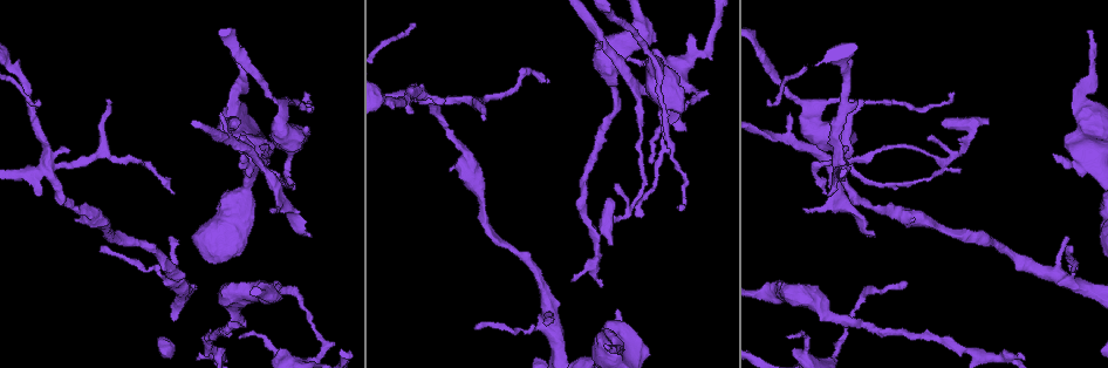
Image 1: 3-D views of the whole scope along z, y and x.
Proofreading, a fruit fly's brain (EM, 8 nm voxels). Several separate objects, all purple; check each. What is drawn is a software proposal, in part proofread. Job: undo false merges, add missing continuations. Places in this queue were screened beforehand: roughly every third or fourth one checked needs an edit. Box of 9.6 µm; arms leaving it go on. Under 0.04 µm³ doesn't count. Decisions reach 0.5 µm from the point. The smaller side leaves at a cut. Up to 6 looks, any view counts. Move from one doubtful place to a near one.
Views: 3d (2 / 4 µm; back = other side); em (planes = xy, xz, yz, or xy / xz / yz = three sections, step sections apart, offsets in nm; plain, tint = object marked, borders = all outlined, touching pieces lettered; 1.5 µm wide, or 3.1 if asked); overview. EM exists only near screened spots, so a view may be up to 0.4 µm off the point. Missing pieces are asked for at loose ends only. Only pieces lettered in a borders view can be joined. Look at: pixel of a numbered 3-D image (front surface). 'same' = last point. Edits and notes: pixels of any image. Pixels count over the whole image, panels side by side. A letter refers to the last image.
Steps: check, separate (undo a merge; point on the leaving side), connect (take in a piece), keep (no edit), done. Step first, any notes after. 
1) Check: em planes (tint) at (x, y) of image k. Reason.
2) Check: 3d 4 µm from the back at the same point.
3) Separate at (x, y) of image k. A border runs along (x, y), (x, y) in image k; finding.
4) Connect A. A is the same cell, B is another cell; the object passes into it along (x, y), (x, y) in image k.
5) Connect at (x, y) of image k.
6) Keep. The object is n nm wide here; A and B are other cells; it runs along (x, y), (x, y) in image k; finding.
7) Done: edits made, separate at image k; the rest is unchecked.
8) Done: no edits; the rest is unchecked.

Check: em planes (borders) at (837, 168) of image 1. Four arms meet.

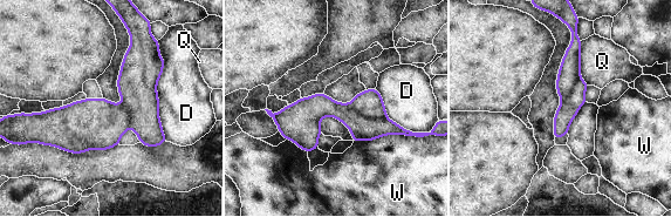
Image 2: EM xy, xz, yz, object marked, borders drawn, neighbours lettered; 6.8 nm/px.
Separate at (362, 128) of image 2. D, Q and W are other cells; the part that leaves runs along (275, 116), (341, 110), (362, 128), (401, 130) in image 2; a second cell is stuck on.

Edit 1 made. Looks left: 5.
Check: overview.

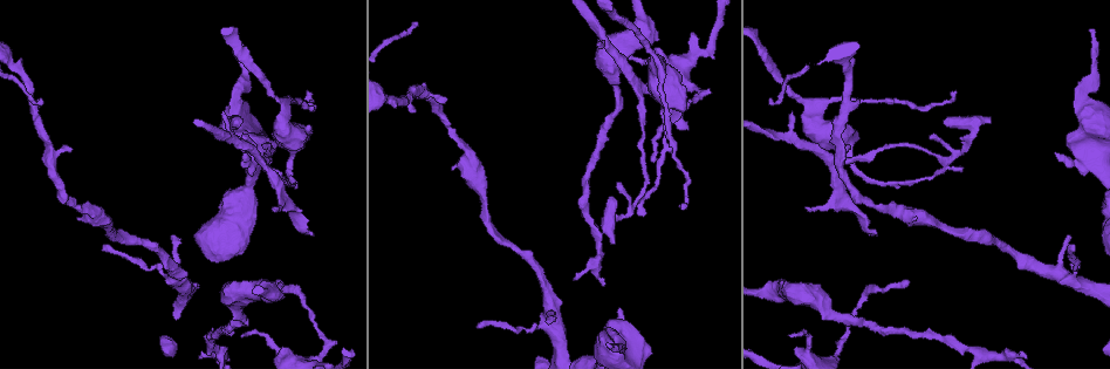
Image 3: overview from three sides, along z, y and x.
Check: em planes (borders) at (686, 127) of image 3. Thin end.

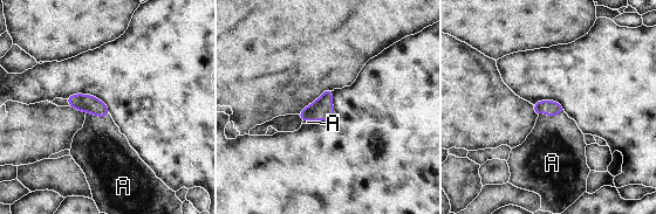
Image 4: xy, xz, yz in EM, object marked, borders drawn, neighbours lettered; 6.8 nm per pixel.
Connect A. The object is 110 nm wide here; the longest contact is with A, 190 nm; A is the same cell; it goes on there.

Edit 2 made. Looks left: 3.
Check: overview.

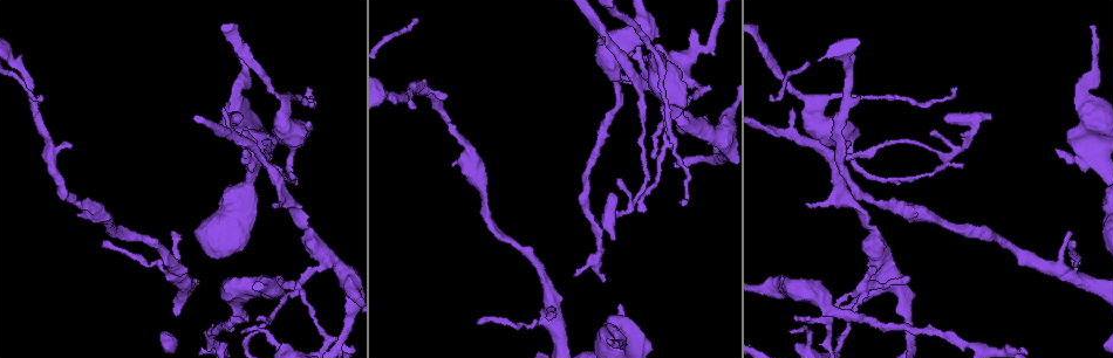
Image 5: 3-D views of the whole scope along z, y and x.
Check: em planes (tint) at (241, 80) of image 5. Calibre changes.

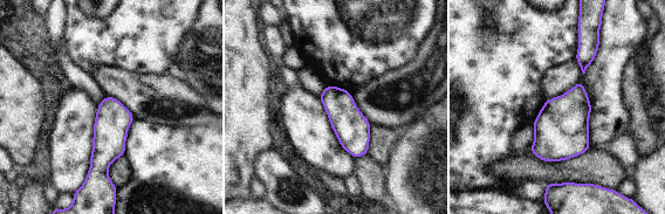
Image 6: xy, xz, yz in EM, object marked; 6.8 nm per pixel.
Check: em planes (borders) at the same point.

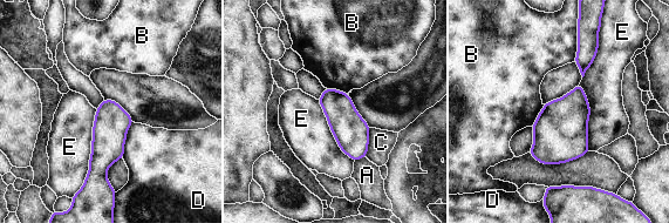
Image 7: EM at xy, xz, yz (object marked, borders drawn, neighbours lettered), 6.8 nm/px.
Keep. The object is 240 nm wide here; A, B, C, D and E are other cells; a border runs along (97, 109), (89, 170), (70, 197) in image 7; continuous, no second cell.

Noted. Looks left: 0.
Done: edits made, separate at image 2, connect at image 4; the rest is unchecked.

